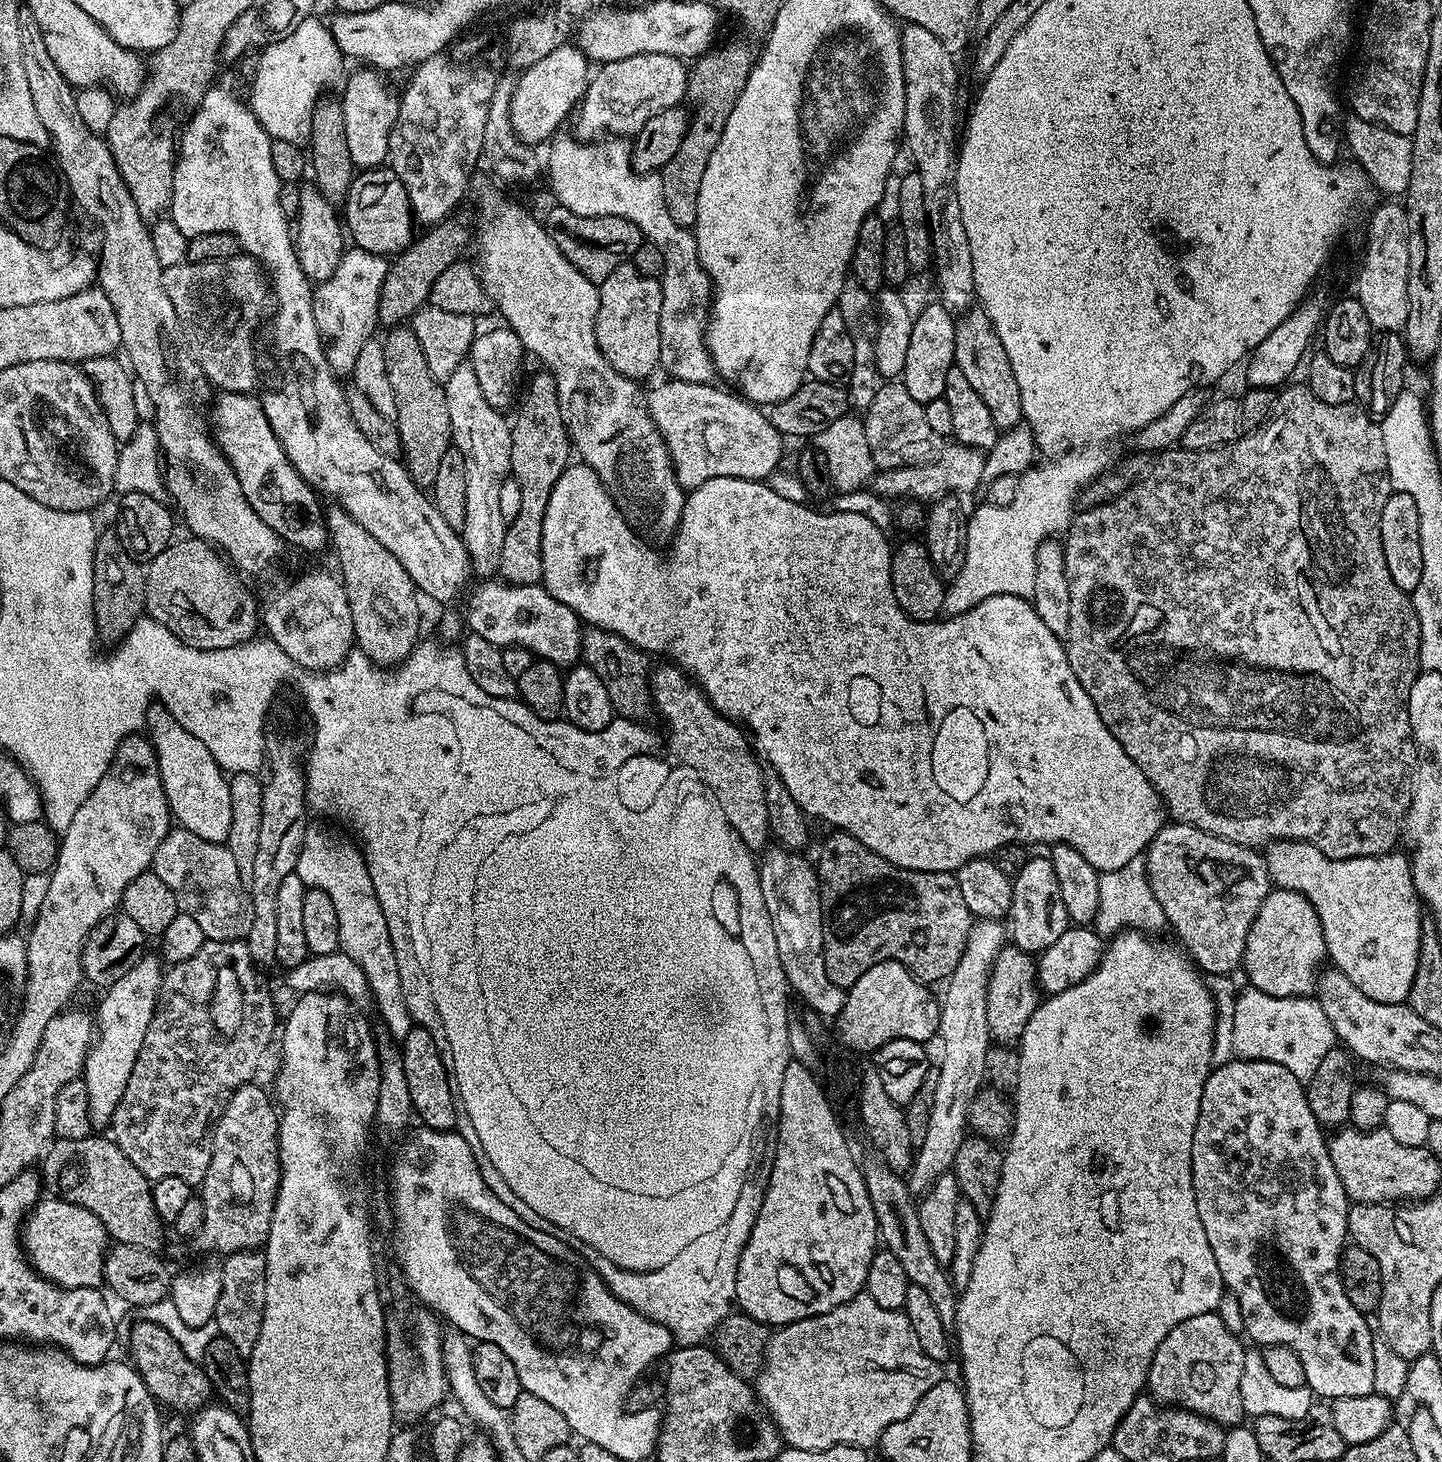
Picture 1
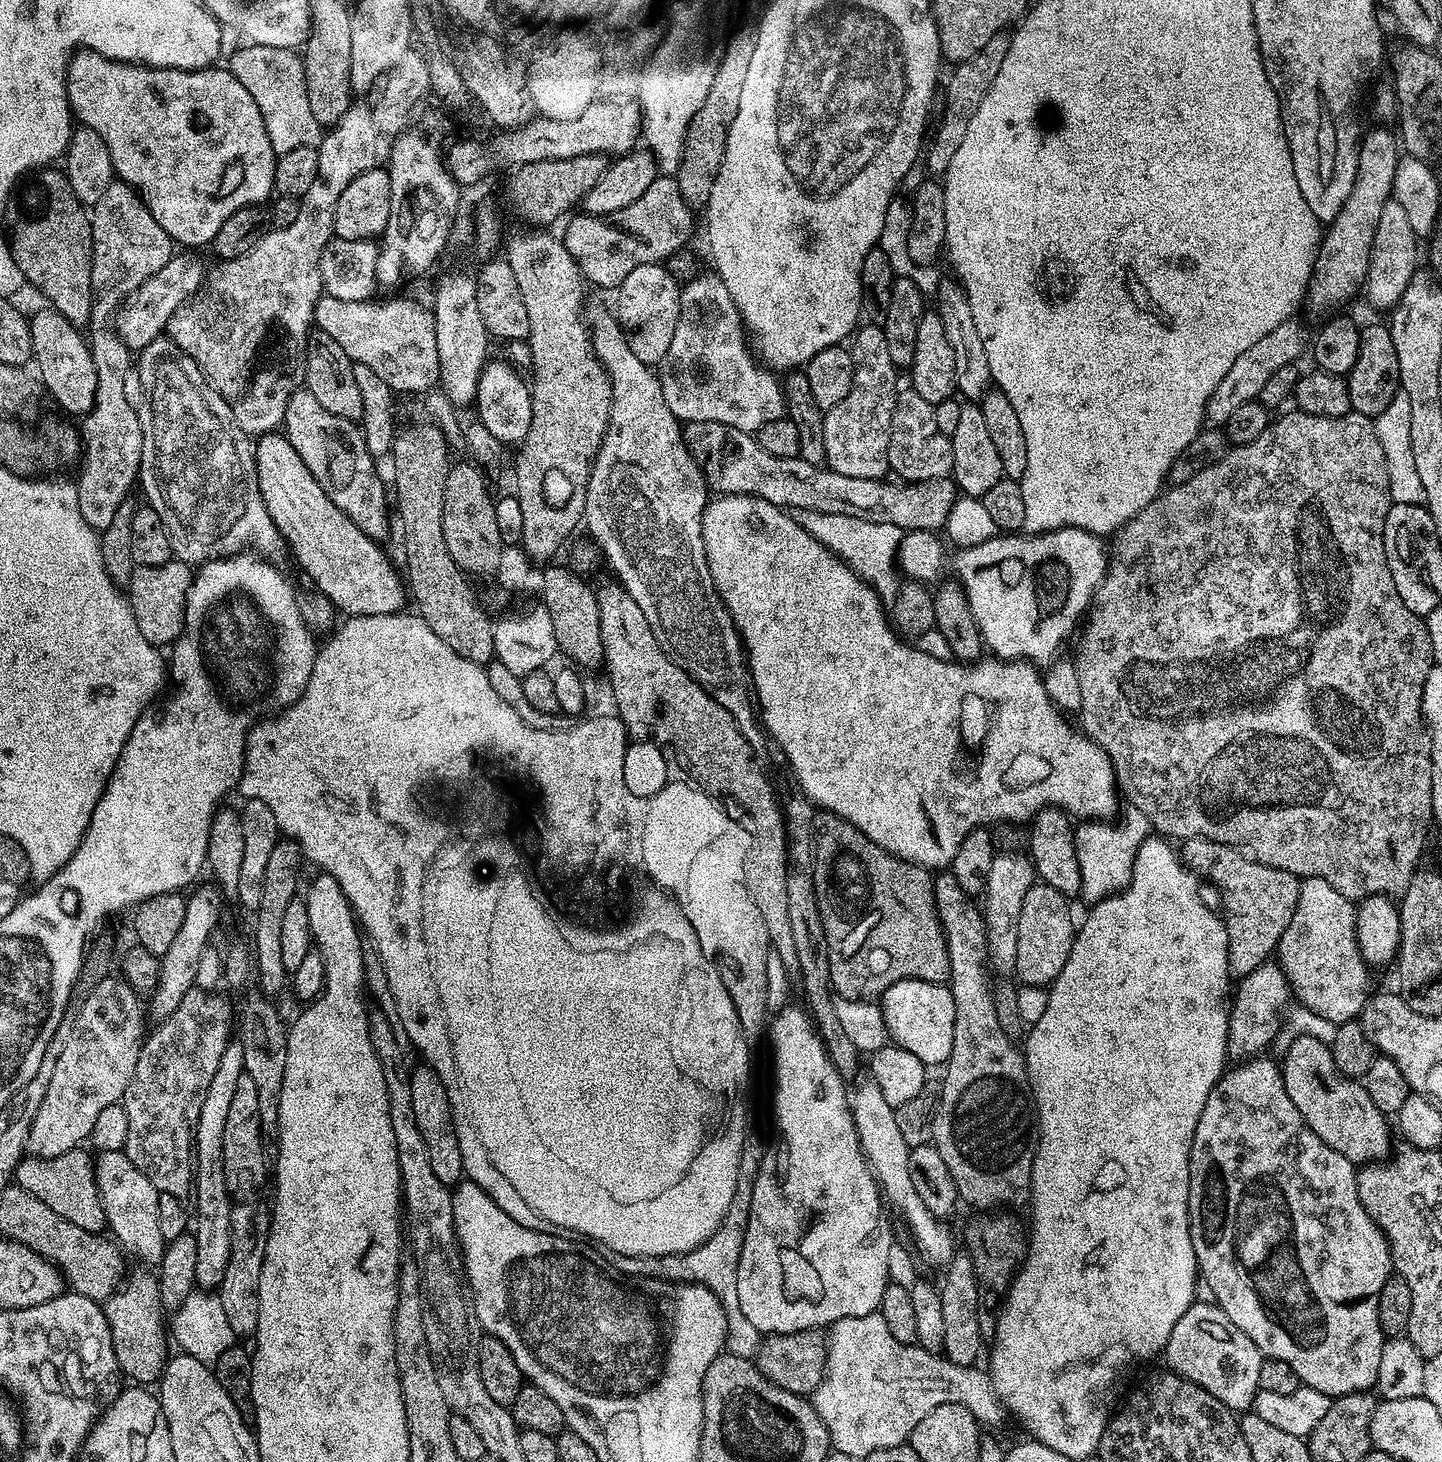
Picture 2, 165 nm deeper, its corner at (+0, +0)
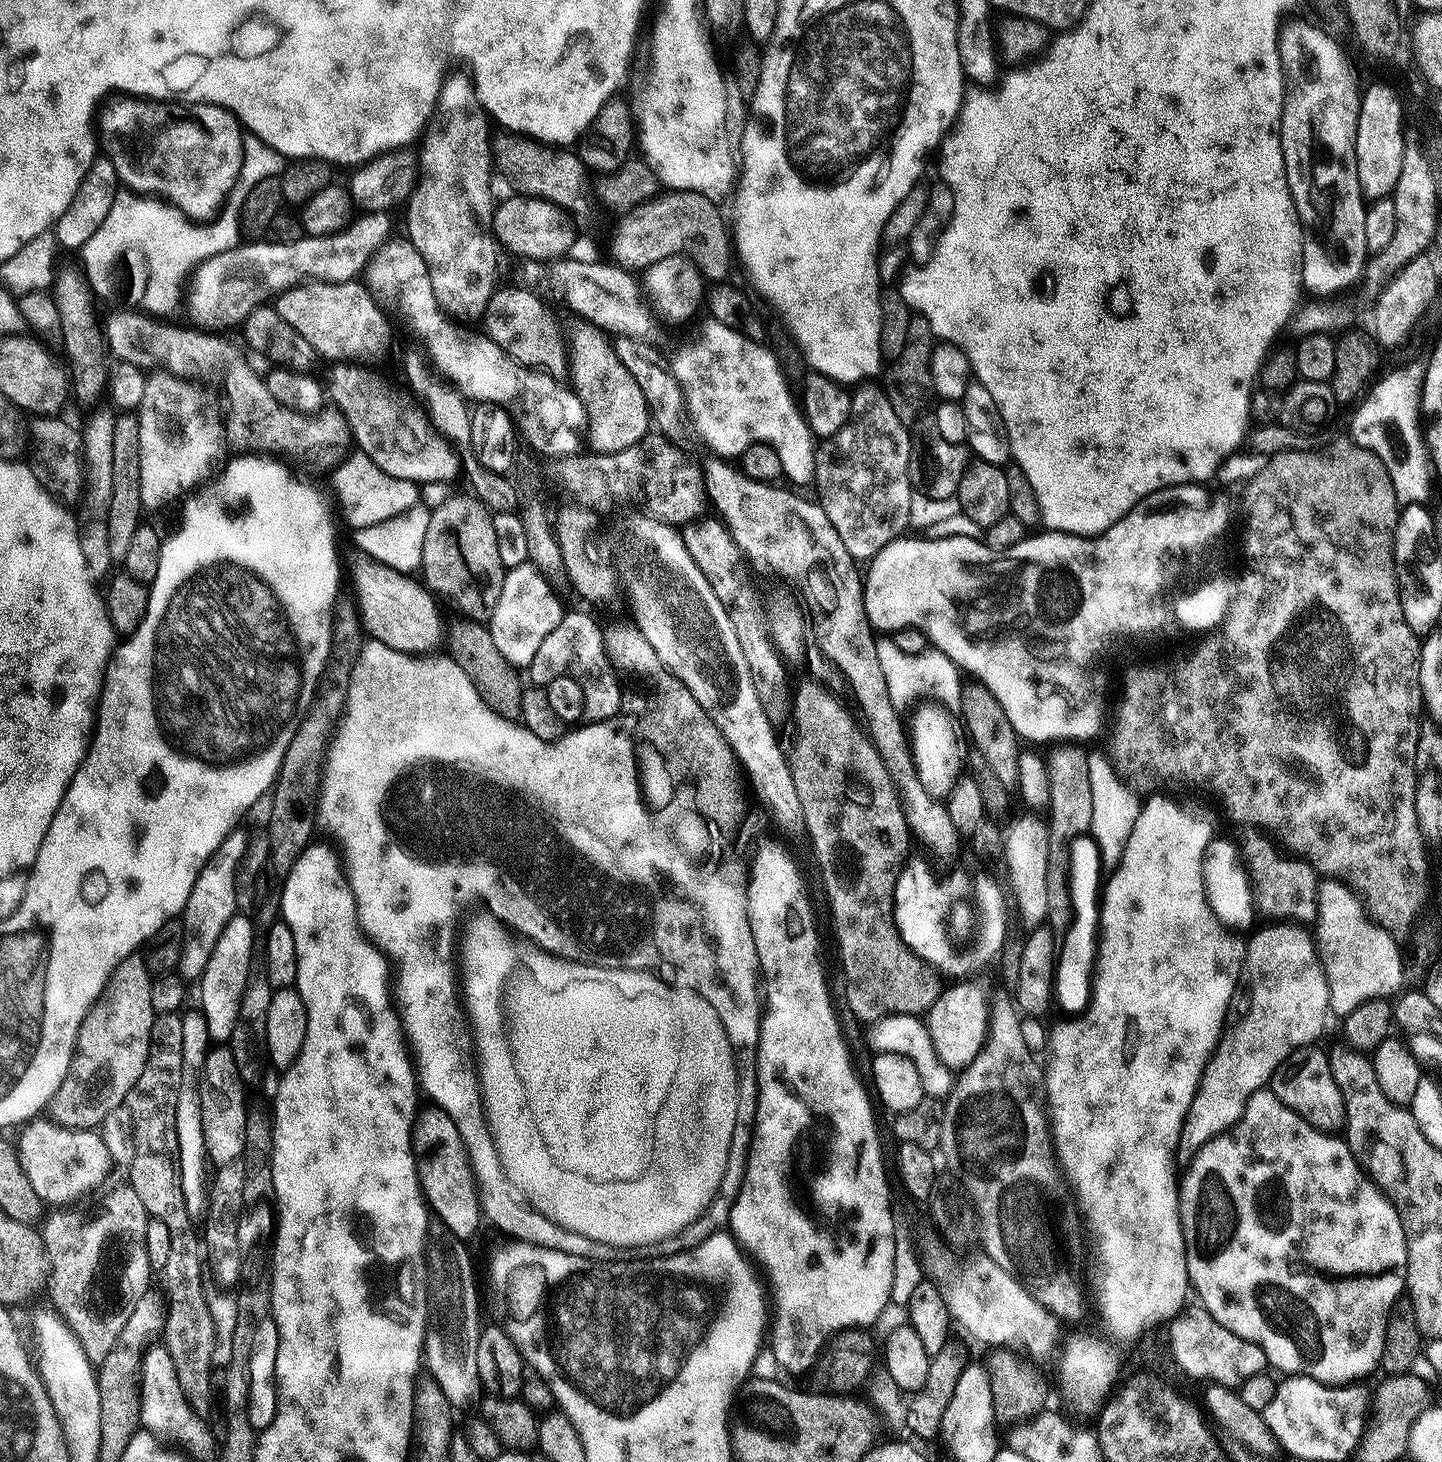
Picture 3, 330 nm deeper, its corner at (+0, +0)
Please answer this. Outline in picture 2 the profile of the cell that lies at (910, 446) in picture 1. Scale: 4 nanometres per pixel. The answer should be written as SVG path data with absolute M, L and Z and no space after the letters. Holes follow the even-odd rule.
M911 386L897 391L896 410L893 418L893 430L888 446L888 467L897 472L904 482L922 480L947 480L952 474L952 442L938 430L934 422L932 404L922 398Z

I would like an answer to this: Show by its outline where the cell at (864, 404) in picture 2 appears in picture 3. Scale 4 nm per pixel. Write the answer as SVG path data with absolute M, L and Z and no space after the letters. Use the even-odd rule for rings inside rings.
M864 382L852 392L852 415L848 418L848 423L844 425L842 430L838 430L838 434L834 434L830 438L831 444L828 452L824 448L817 447L816 454L816 474L814 477L815 495L818 497L818 503L822 506L822 510L826 510L826 518L830 518L830 526L834 526L834 530L838 530L838 538L842 538L842 546L846 546L846 550L850 550L852 559L857 562L871 561L881 552L891 540L901 539L909 531L908 523L912 520L912 496L914 497L914 489L912 487L912 473L910 469L914 464L914 436L910 433L909 425L904 424L898 418L898 414L894 414L894 406L890 406L890 398L884 393L883 387L878 383Z

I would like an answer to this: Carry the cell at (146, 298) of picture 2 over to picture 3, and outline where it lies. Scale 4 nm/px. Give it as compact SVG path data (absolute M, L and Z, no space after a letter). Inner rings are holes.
M364 212L347 228L329 236L304 234L301 240L288 240L285 244L256 238L214 254L201 261L190 276L186 308L188 304L188 316L193 321L189 321L200 330L224 330L220 328L232 328L243 320L245 323L255 308L267 305L287 288L305 282L345 284L348 280L356 280L359 272L361 275L367 269L373 253L389 239L390 217L388 212Z

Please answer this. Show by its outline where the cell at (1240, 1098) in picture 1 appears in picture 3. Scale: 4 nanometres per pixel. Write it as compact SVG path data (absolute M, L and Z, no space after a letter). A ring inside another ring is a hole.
M1271 1087L1258 1089L1246 1102L1239 1121L1227 1132L1222 1132L1210 1142L1206 1142L1191 1157L1189 1166L1182 1172L1178 1184L1180 1194L1180 1225L1184 1235L1186 1252L1186 1270L1191 1291L1200 1295L1199 1303L1215 1320L1222 1322L1226 1330L1254 1342L1266 1354L1269 1365L1277 1373L1288 1376L1309 1376L1323 1384L1343 1386L1363 1381L1372 1371L1381 1367L1384 1339L1386 1338L1387 1316L1397 1299L1402 1296L1406 1285L1404 1275L1408 1259L1406 1258L1406 1238L1398 1210L1385 1196L1368 1173L1360 1167L1354 1158L1347 1139L1339 1135L1324 1132L1321 1128L1310 1126L1290 1106L1283 1104Z

